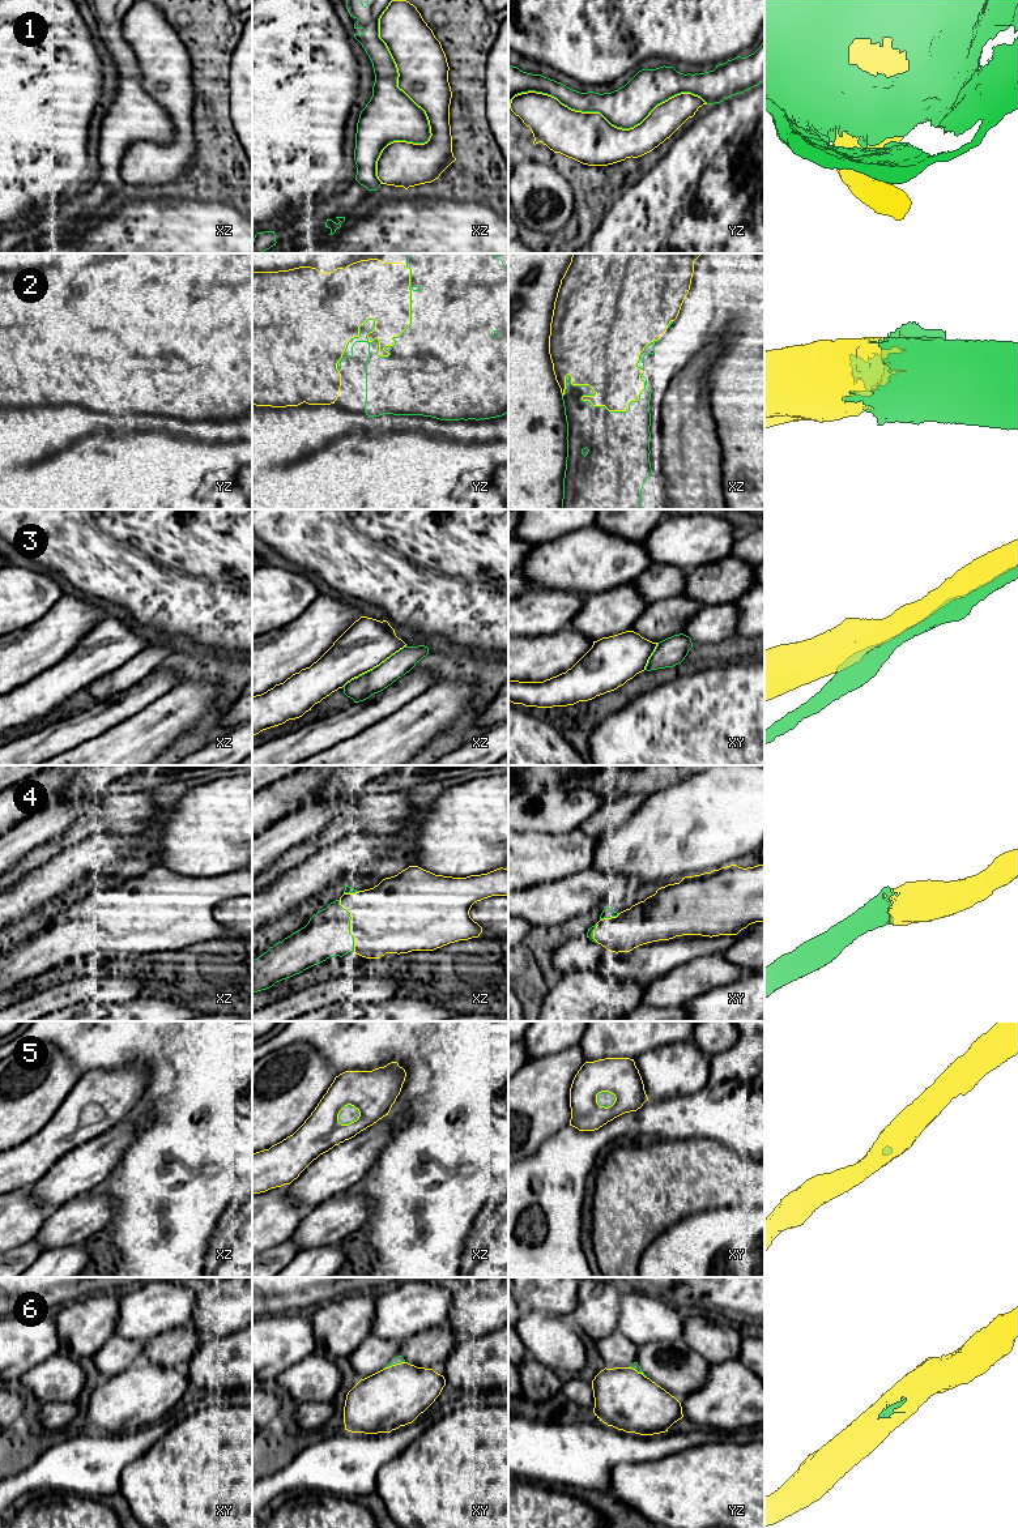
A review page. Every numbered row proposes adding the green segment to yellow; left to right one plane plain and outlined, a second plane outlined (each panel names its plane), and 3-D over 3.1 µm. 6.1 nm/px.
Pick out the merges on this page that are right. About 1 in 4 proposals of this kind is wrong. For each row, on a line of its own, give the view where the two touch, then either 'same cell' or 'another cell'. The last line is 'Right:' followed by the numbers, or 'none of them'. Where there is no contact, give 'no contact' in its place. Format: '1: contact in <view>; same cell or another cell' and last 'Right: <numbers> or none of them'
1: contact in xz; another cell
2: contact in yz; same cell
3: contact in xz; another cell
4: contact in xz; same cell
5: contact in xz; same cell
6: contact in xy; same cell
Right: 2, 4, 5, 6

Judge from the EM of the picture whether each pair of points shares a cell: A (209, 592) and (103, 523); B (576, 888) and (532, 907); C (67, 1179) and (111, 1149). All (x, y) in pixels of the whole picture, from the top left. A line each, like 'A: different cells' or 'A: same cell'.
A: same cell
B: same cell
C: same cell

